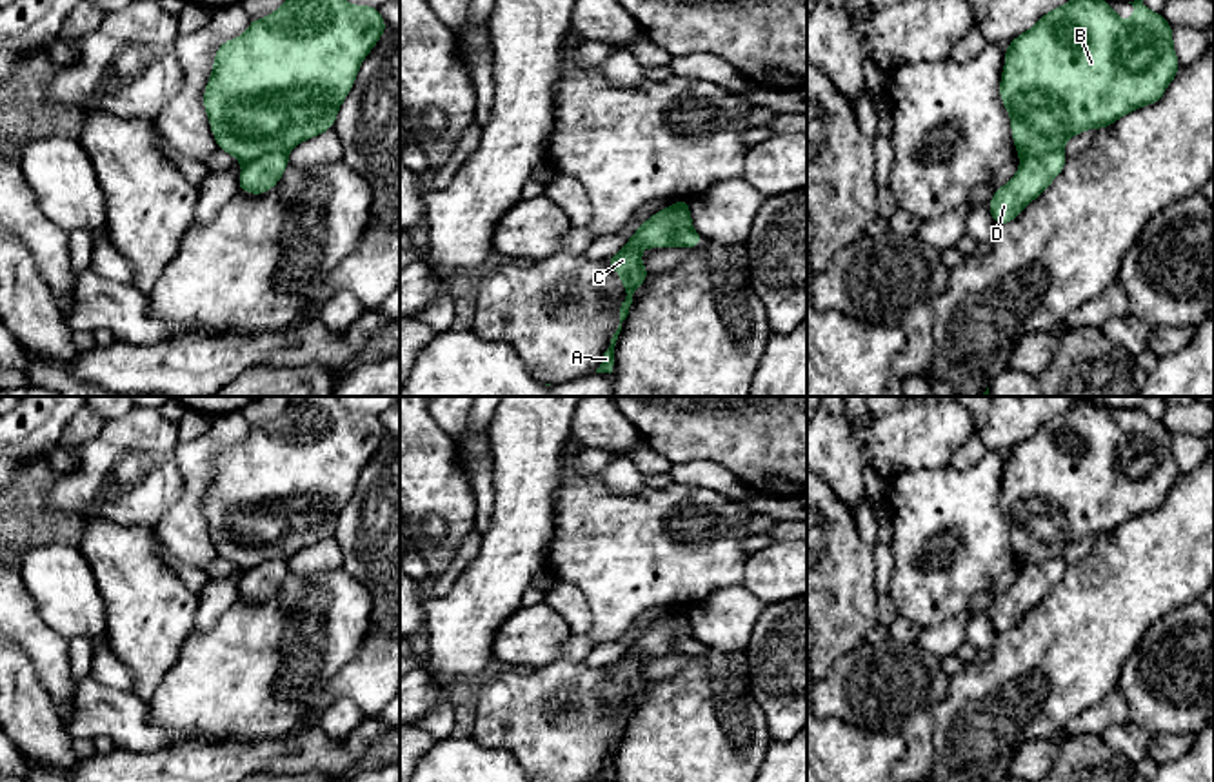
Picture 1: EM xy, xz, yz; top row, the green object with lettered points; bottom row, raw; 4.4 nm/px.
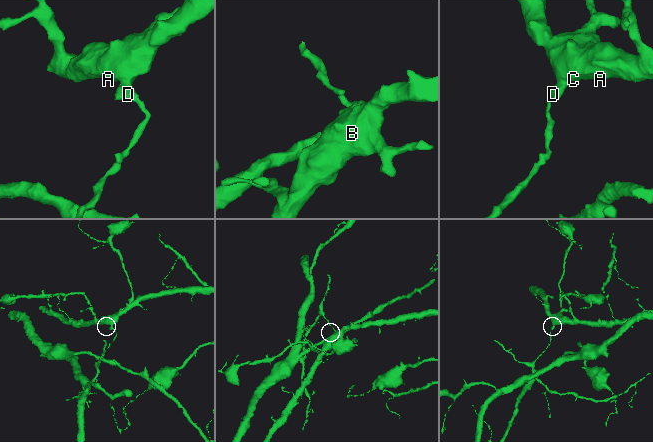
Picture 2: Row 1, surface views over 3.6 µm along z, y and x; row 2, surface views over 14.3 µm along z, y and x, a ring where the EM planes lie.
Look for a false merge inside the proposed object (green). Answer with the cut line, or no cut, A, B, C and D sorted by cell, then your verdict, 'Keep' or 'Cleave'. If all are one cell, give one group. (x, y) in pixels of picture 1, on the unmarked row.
Split along xy (286, 559), (269, 559), (244, 571). Groups: A B C / D. Cleave

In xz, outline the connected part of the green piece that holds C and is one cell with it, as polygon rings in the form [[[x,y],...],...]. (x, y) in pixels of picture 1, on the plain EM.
[[[683,606],[647,626],[616,662],[605,666],[605,669],[616,677],[620,689],[627,697],[627,702],[620,715],[620,733],[612,742],[611,753],[603,760],[602,771],[596,777],[596,780],[612,780],[614,753],[622,738],[622,729],[627,726],[629,718],[634,713],[634,698],[651,682],[651,678],[642,673],[642,657],[643,655],[663,657],[672,653],[672,642],[680,635],[694,637],[689,607]]]

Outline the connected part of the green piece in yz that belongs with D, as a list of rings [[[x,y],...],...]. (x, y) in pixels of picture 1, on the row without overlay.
[[[1063,558],[1021,566],[1016,582],[998,595],[987,611],[996,635],[1016,627],[1030,609],[1045,600],[1052,587],[1061,582],[1065,569],[1067,562]]]

